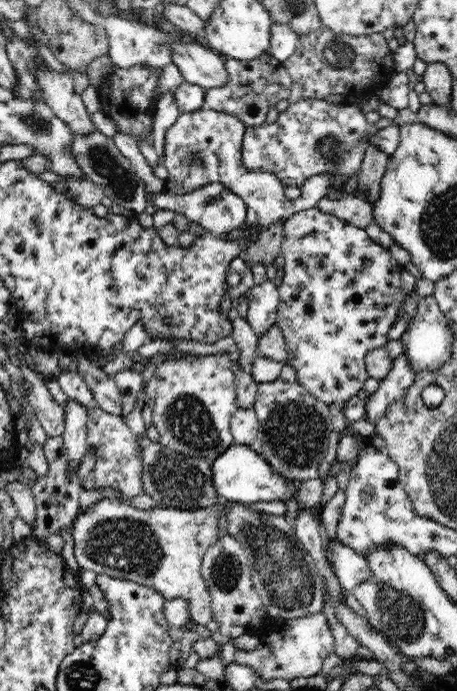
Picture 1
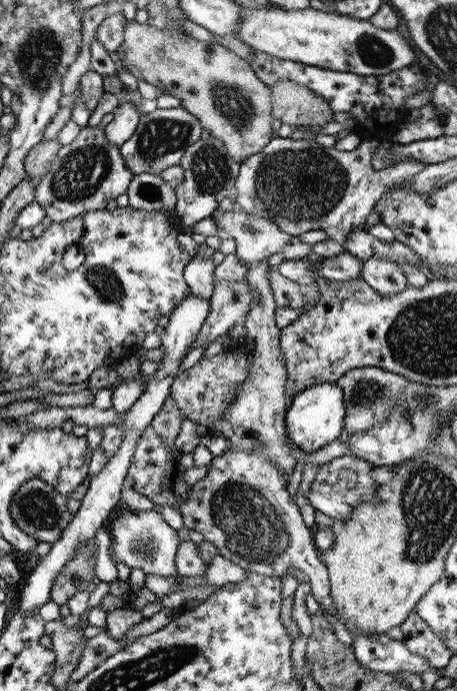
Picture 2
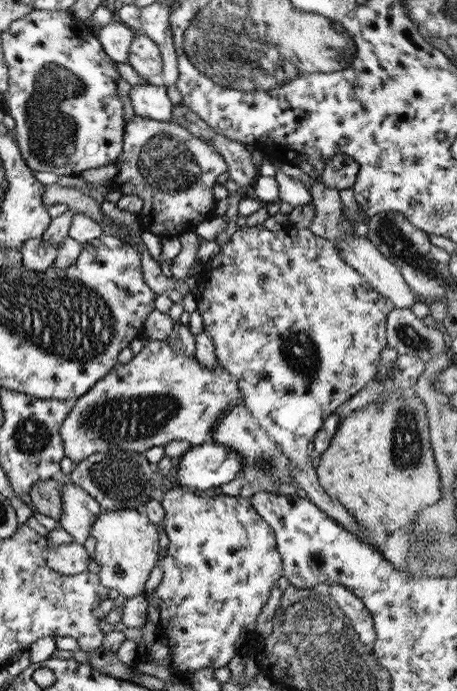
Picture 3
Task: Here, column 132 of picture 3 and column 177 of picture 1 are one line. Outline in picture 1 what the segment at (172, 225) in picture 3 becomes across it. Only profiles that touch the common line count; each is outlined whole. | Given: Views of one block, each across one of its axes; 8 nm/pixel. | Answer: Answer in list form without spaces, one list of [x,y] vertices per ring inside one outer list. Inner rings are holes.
[[[200,108],[194,112],[180,113],[174,124],[164,134],[163,154],[159,158],[166,167],[168,178],[164,182],[164,192],[170,194],[190,194],[207,184],[220,183],[240,197],[246,205],[246,220],[232,232],[220,234],[224,241],[245,244],[245,249],[254,242],[253,234],[260,234],[271,224],[284,222],[298,211],[314,208],[320,198],[328,196],[328,174],[310,177],[306,180],[302,197],[296,202],[284,197],[285,186],[276,175],[266,171],[248,171],[242,165],[240,148],[245,124],[225,112]]]

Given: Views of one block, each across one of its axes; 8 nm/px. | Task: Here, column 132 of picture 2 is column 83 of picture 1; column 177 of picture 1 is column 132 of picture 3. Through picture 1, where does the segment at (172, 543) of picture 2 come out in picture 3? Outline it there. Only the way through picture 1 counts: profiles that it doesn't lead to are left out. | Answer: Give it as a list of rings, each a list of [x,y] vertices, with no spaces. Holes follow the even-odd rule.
[[[135,509],[101,510],[93,521],[90,537],[95,538],[91,559],[99,565],[99,582],[109,590],[117,590],[119,600],[144,593],[151,568],[158,562],[157,526],[147,520],[143,511]]]

